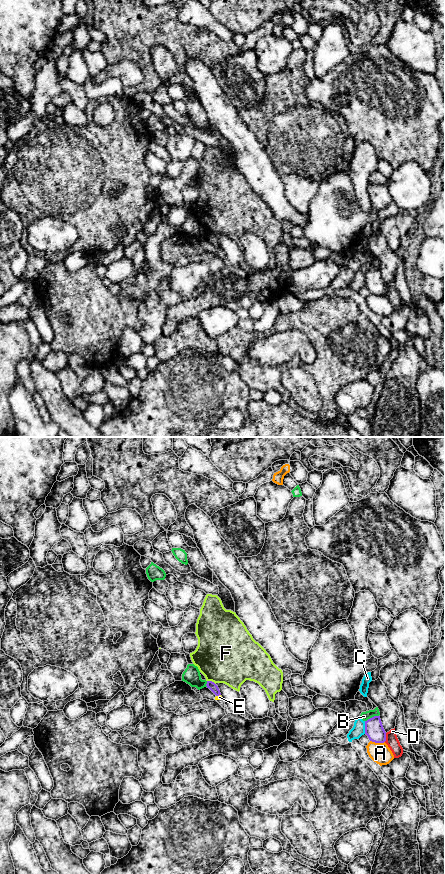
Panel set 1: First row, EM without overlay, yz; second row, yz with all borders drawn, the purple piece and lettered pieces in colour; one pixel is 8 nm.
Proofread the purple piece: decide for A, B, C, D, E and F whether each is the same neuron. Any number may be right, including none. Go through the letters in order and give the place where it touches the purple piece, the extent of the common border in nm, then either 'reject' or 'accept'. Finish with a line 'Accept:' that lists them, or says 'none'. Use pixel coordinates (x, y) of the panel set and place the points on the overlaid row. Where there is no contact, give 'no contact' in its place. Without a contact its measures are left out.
A: yz (377, 742) | 120 nm | reject
B: yz (372, 717) | 120 nm | reject
C: yz (365, 727) | 100 nm | reject
D: yz (385, 737) | 70 nm | reject
E: yz (218, 695) | 40 nm | reject
F: yz (211, 681) | 80 nm | reject
Accept: none

